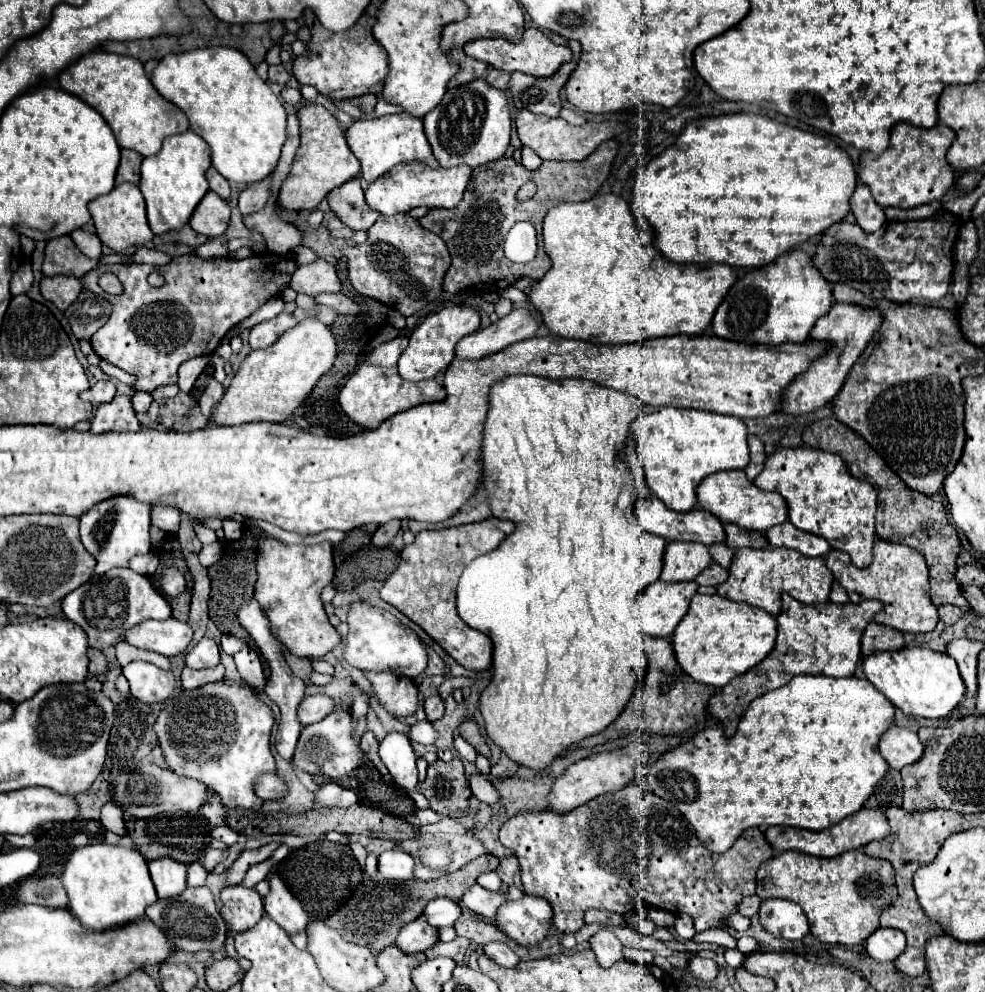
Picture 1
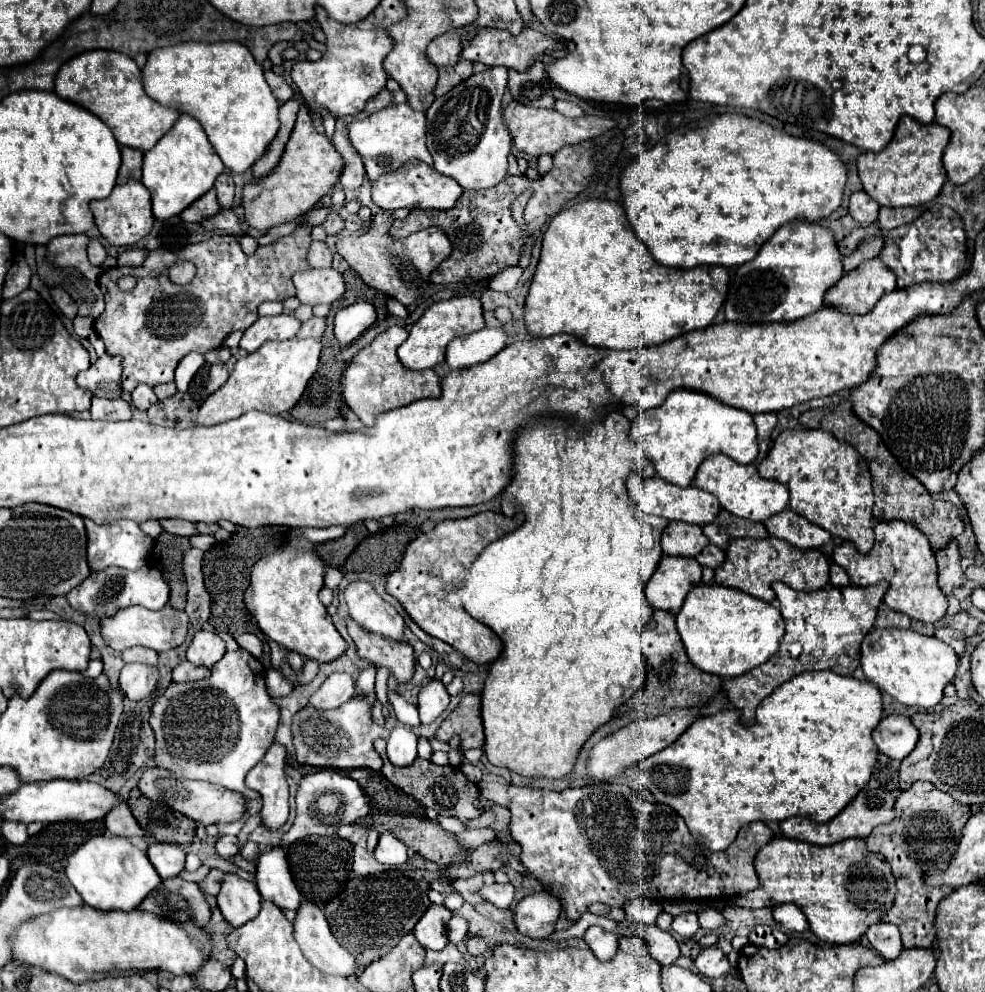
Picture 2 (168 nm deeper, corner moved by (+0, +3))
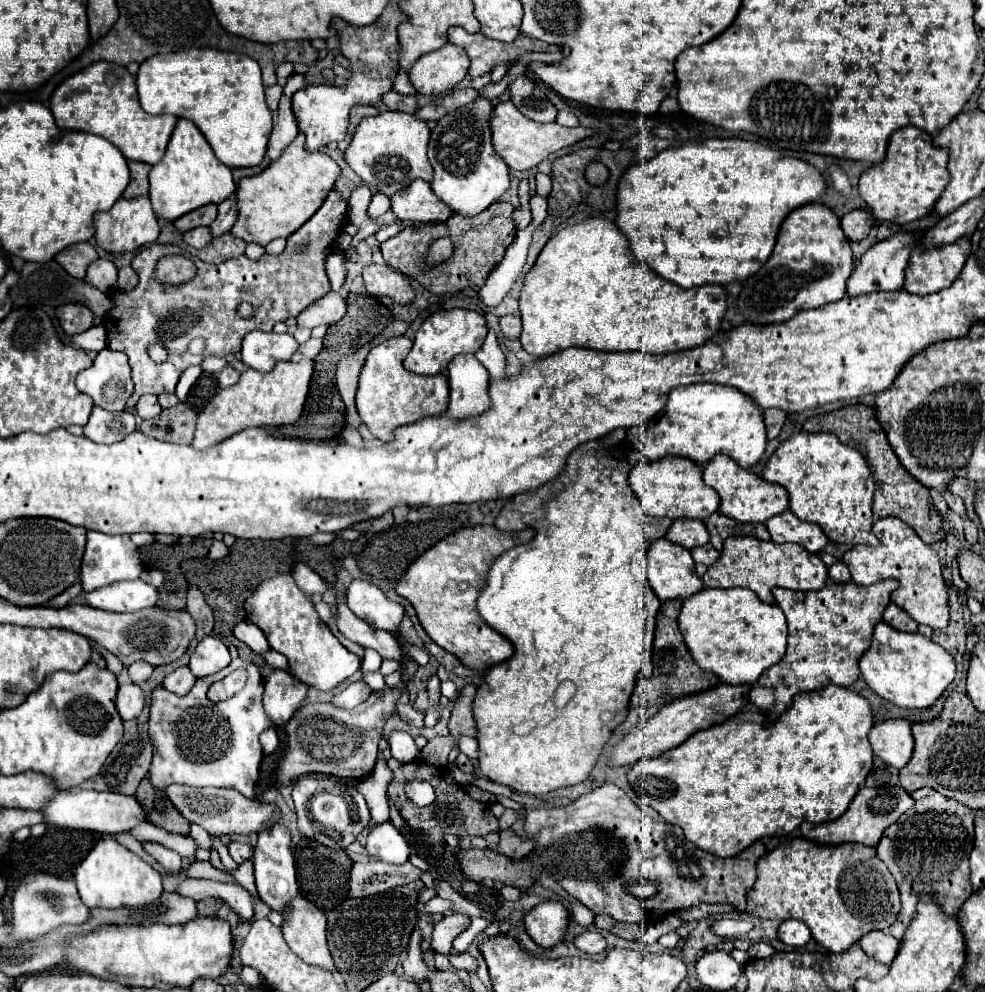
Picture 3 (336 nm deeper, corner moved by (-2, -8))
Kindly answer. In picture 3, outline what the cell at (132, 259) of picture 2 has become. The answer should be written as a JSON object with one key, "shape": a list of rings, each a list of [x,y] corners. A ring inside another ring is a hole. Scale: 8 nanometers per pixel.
{"shape":[[[123,266],[119,268],[119,282],[117,282],[117,288],[119,290],[131,290],[137,282],[137,274],[131,266]]]}

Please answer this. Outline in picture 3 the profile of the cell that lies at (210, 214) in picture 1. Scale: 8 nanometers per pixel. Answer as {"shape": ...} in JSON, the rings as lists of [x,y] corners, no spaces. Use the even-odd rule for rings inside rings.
{"shape":[[[207,204],[199,210],[193,210],[185,216],[181,216],[177,222],[175,222],[175,228],[179,232],[187,232],[191,228],[197,228],[197,226],[209,226],[217,216],[217,204]]]}

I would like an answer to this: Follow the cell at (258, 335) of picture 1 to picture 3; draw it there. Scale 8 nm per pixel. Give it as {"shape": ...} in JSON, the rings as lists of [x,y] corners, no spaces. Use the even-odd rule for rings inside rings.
{"shape":[[[249,332],[243,338],[241,362],[253,370],[269,372],[275,362],[289,360],[295,354],[297,346],[297,340],[289,332]]]}

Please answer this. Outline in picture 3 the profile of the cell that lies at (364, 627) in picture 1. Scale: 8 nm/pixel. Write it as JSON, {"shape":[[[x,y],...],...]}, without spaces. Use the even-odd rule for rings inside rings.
{"shape":[[[353,580],[347,590],[347,606],[355,616],[365,620],[375,630],[397,634],[403,620],[403,608],[385,598],[385,594],[367,580]]]}

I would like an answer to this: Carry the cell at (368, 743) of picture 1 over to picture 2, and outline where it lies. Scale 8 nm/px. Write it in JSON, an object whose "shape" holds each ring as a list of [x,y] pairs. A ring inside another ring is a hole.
{"shape":[[[377,739],[375,741],[375,749],[381,753],[383,757],[383,775],[395,785],[399,787],[403,793],[411,795],[413,799],[417,799],[423,807],[427,809],[435,809],[439,815],[447,815],[447,817],[457,817],[457,819],[475,819],[481,815],[483,807],[479,803],[479,789],[475,783],[471,783],[457,767],[439,767],[433,761],[423,761],[423,759],[415,759],[413,765],[409,767],[395,767],[387,755],[385,755],[385,739]]]}

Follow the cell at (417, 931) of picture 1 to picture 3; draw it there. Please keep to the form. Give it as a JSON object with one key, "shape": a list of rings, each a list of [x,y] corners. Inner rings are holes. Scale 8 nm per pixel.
{"shape":[[[447,914],[441,918],[441,922],[435,924],[433,936],[431,936],[431,948],[437,954],[451,954],[451,942],[469,926],[471,918],[465,914]]]}

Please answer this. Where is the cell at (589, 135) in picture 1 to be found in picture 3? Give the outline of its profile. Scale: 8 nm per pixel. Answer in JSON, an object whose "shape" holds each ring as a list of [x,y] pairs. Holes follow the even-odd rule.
{"shape":[[[501,102],[493,108],[493,118],[491,118],[491,130],[493,130],[493,146],[495,152],[505,160],[505,164],[513,170],[529,170],[533,166],[537,166],[541,160],[545,160],[549,154],[561,150],[561,148],[569,148],[575,142],[595,134],[593,128],[565,128],[557,122],[553,124],[539,124],[533,120],[527,120],[515,106],[513,102]]]}

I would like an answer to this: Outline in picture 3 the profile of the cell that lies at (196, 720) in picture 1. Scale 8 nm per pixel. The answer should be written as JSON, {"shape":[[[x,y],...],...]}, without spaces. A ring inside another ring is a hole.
{"shape":[[[241,658],[231,660],[227,668],[213,676],[199,678],[193,690],[185,696],[177,696],[165,688],[155,688],[149,716],[149,738],[153,742],[149,782],[155,788],[165,788],[173,782],[199,788],[233,788],[247,798],[255,798],[255,784],[259,780],[259,768],[263,760],[259,734],[275,726],[263,710],[261,696],[263,678],[259,668]],[[239,668],[247,670],[245,688],[229,700],[211,702],[205,696],[209,686]]]}

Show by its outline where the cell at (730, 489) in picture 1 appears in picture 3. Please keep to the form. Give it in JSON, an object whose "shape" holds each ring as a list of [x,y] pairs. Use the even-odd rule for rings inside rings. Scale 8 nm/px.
{"shape":[[[717,454],[709,466],[703,468],[703,480],[707,486],[711,486],[713,490],[719,492],[719,498],[721,498],[721,506],[719,510],[737,520],[737,522],[743,522],[743,524],[755,524],[755,522],[767,522],[769,518],[785,512],[789,508],[789,494],[783,486],[779,484],[769,484],[765,482],[761,476],[753,474],[751,470],[743,470],[739,468],[735,462],[731,462],[731,458],[723,456],[723,454]]]}

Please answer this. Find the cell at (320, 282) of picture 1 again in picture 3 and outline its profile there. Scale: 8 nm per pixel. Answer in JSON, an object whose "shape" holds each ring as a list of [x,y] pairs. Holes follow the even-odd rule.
{"shape":[[[331,290],[329,294],[319,298],[319,302],[313,302],[311,306],[307,306],[297,316],[297,322],[299,326],[307,326],[307,328],[315,328],[321,324],[329,326],[341,320],[343,314],[345,314],[345,300],[335,290]]]}

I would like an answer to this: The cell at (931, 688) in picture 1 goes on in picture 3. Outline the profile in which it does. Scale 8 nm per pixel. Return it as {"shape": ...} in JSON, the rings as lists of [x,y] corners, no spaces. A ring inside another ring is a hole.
{"shape":[[[879,622],[873,632],[873,642],[859,660],[861,676],[867,686],[881,698],[889,700],[899,708],[931,708],[935,700],[953,682],[957,670],[953,656],[933,640],[921,634],[897,632],[895,628]]]}

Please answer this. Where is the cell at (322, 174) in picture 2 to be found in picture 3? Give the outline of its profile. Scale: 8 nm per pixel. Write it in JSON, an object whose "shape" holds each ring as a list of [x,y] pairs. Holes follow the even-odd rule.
{"shape":[[[305,134],[299,136],[285,148],[279,160],[275,160],[261,174],[243,178],[237,188],[237,206],[239,216],[231,234],[245,240],[267,246],[275,238],[289,238],[295,230],[299,230],[323,204],[331,188],[335,188],[337,178],[341,176],[341,168],[337,162],[325,152],[307,152]]]}

